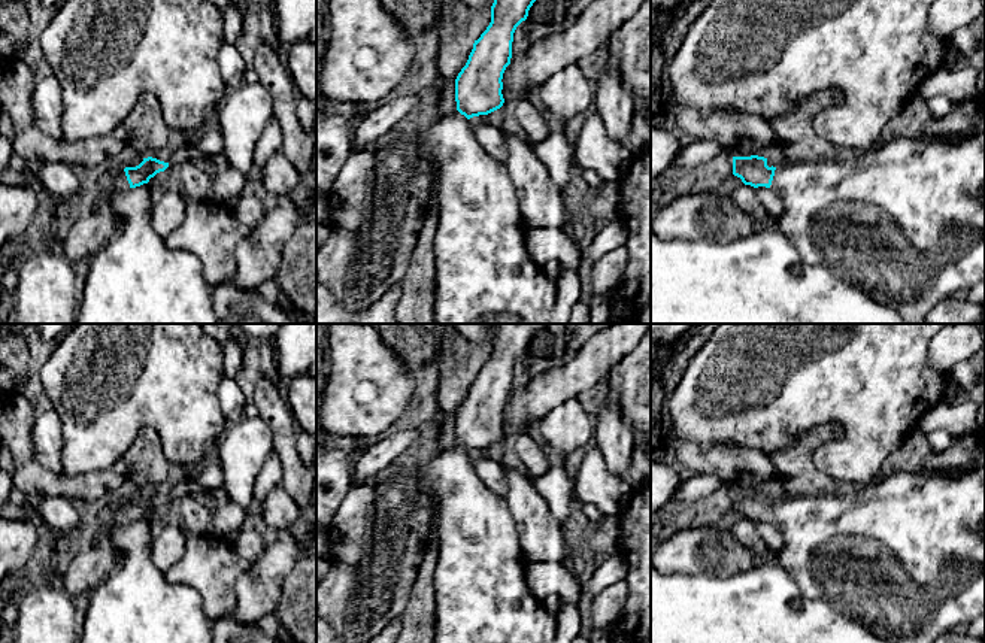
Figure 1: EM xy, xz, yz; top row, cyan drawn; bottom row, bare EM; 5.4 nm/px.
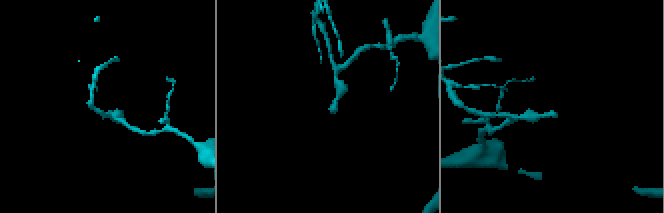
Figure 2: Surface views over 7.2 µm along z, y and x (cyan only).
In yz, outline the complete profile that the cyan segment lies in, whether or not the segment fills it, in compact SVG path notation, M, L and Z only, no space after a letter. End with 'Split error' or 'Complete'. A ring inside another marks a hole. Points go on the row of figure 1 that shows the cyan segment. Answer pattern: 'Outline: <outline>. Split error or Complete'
Outline: M985 125L970 136L951 137L939 131L924 139L898 137L885 145L857 151L843 161L797 161L776 169L769 167L764 157L733 157L733 175L740 178L745 185L772 188L781 195L785 204L779 221L781 230L803 261L830 269L876 303L895 309L907 324L925 324L927 313L940 300L967 294L985 280Z. Split error

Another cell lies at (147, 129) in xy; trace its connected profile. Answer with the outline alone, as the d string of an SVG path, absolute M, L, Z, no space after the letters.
M151 92L140 94L122 125L128 134L128 152L143 158L164 148L173 136L163 118L158 98Z

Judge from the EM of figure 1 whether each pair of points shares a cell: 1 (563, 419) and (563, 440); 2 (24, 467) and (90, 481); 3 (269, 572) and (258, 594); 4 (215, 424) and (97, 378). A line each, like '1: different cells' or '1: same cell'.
1: same cell
2: same cell
3: same cell
4: same cell

